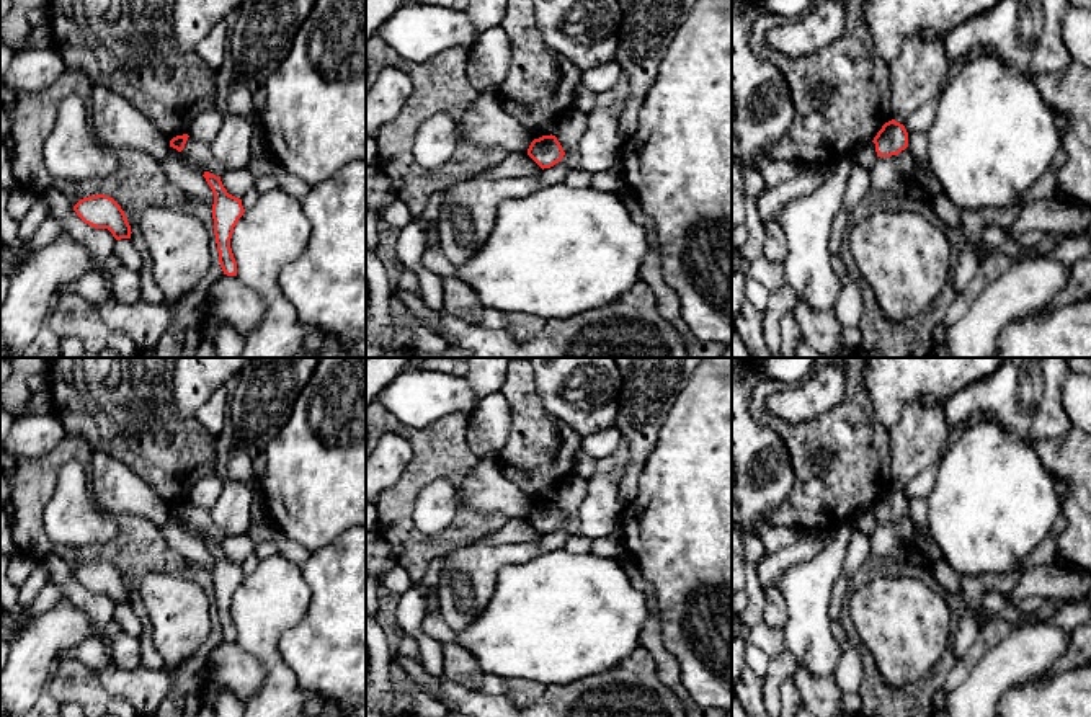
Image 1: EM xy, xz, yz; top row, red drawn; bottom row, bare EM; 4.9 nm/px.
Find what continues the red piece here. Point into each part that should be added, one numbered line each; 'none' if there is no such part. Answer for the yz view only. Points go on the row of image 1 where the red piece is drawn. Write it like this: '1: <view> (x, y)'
none

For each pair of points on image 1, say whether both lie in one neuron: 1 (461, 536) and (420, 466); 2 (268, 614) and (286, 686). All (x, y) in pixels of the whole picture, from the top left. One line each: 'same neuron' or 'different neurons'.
1: same neuron
2: same neuron

